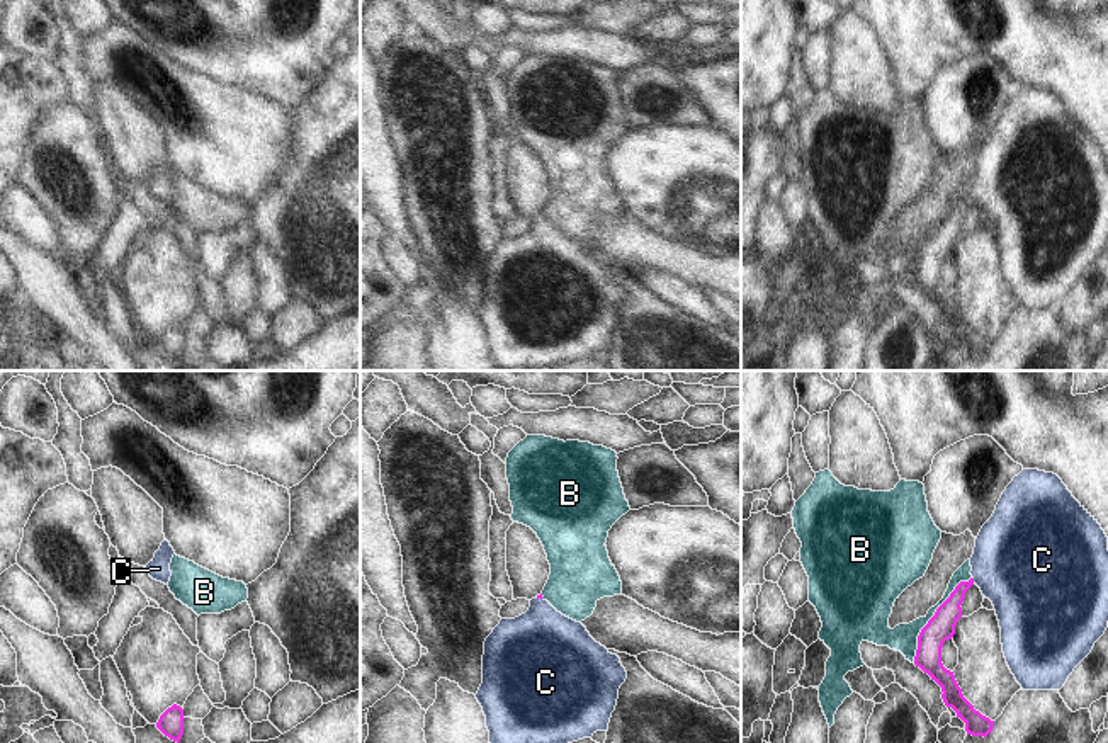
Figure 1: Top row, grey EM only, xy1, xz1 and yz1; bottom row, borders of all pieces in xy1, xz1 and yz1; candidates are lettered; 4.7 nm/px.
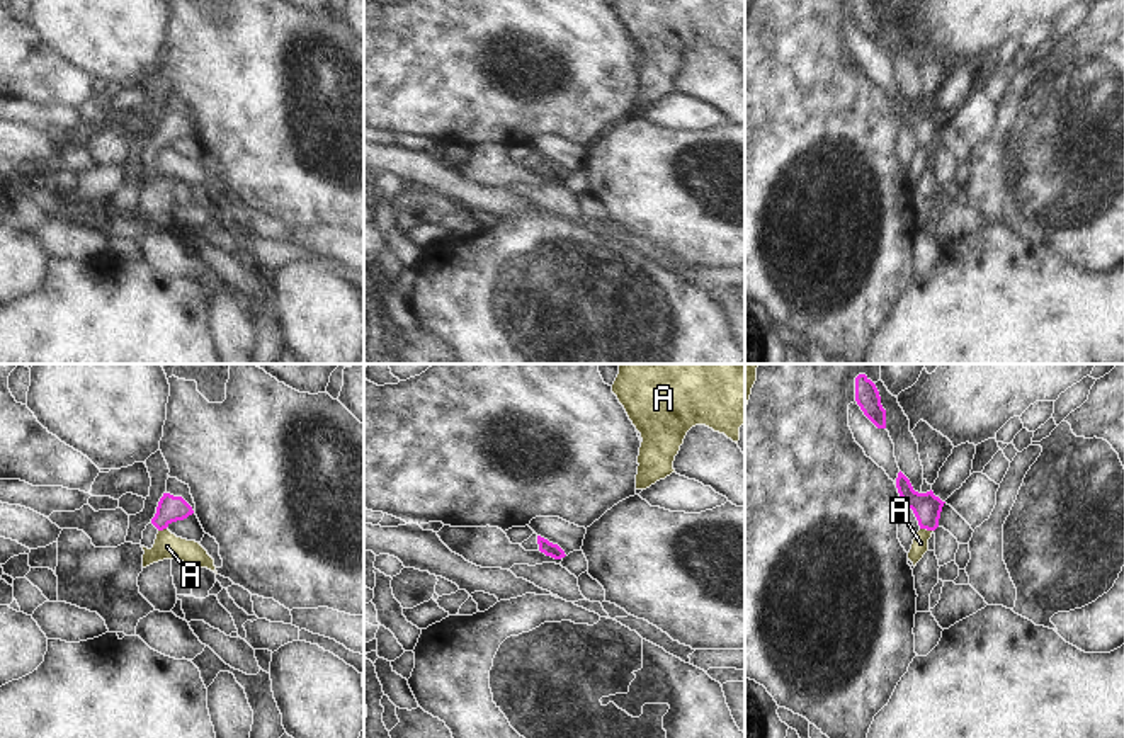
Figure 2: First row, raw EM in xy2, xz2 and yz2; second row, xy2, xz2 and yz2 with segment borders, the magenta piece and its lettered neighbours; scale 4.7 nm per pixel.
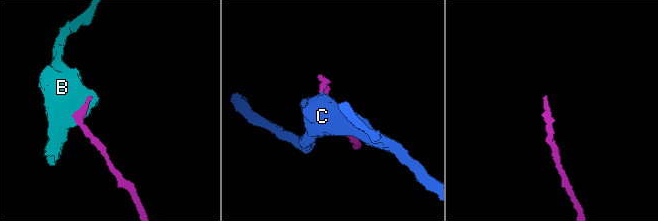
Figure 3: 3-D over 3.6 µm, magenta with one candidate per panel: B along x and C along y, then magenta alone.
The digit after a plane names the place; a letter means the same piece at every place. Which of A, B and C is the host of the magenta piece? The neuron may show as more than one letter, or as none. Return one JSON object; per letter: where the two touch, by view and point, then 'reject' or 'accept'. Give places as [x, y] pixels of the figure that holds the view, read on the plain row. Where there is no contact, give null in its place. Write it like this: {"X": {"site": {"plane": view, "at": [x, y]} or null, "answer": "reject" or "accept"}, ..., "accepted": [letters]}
{"A": {"site": {"plane": "yz2", "at": [927, 148]}, "answer": "reject"}, "B": {"site": {"plane": "yz1", "at": [932, 237]}, "answer": "reject"}, "C": {"site": {"plane": "yz1", "at": [972, 199]}, "answer": "accept"}, "accepted": ["C"]}

